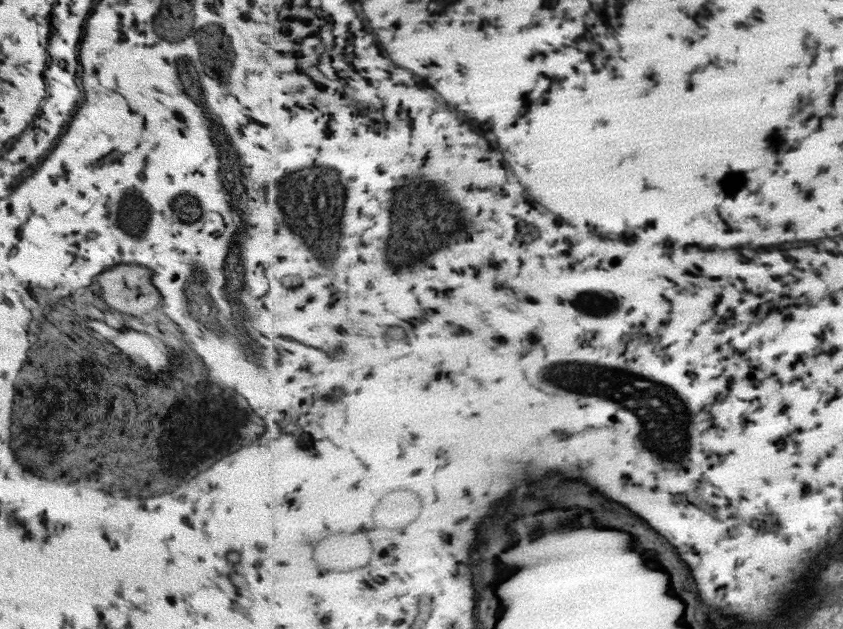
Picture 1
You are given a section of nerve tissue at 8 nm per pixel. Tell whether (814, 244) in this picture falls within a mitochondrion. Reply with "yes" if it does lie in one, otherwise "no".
no

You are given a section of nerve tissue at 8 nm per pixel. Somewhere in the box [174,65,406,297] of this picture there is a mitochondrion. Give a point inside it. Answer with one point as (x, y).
(312, 209)

